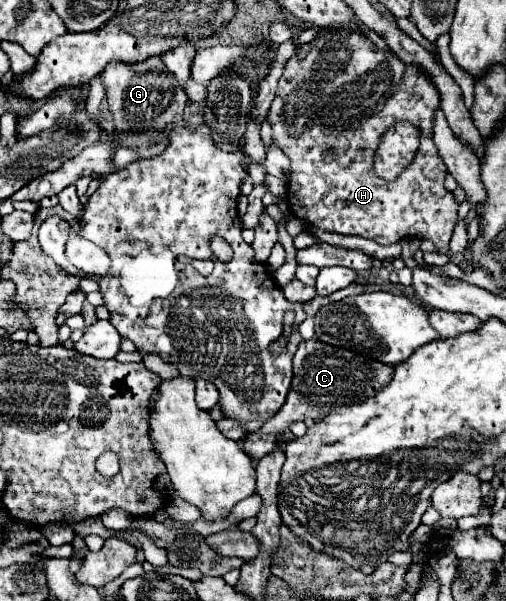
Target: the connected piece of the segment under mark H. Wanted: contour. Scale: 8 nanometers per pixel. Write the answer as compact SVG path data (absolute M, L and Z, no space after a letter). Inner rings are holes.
M342 29L320 31L310 43L296 47L296 53L286 61L278 85L288 87L286 93L276 93L266 121L272 127L276 147L290 159L288 207L292 217L308 227L318 227L330 233L356 235L372 239L380 245L392 245L402 239L430 239L438 253L448 253L448 241L458 221L458 201L444 187L446 165L432 143L432 121L440 107L440 97L430 79L416 67L404 65L396 55L382 53L370 39ZM410 121L420 129L420 147L414 161L394 179L382 181L374 173L376 147L384 133L400 123Z

